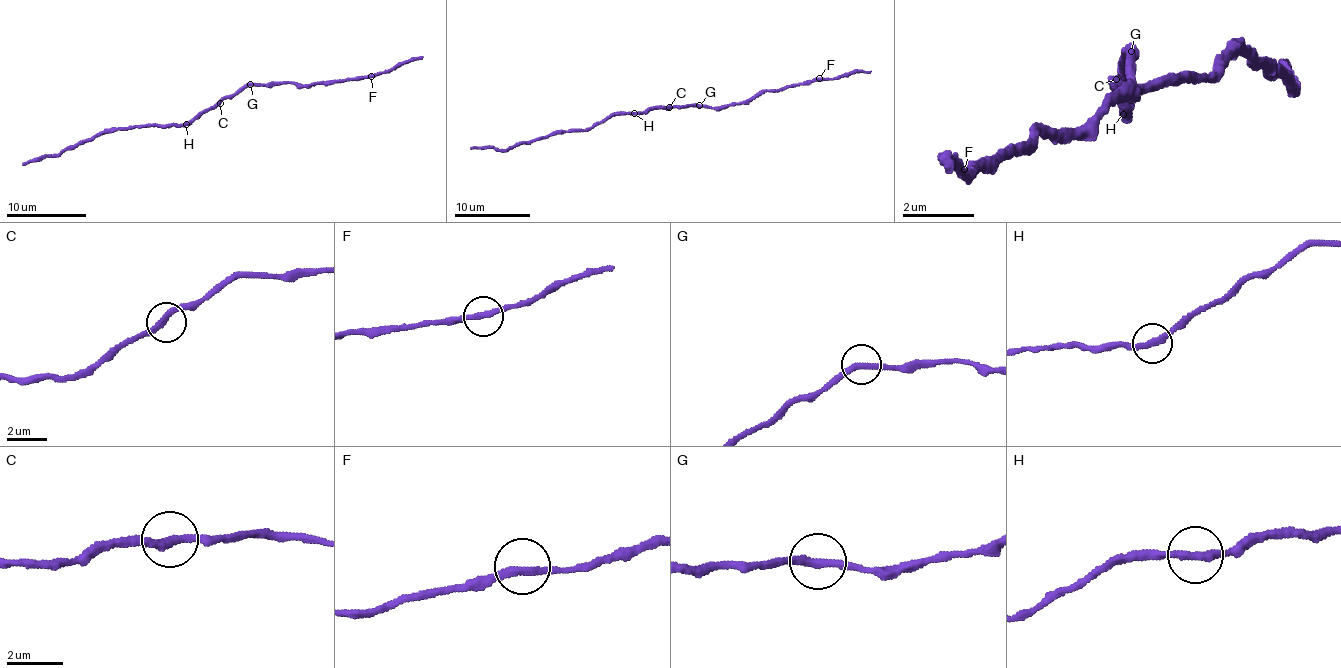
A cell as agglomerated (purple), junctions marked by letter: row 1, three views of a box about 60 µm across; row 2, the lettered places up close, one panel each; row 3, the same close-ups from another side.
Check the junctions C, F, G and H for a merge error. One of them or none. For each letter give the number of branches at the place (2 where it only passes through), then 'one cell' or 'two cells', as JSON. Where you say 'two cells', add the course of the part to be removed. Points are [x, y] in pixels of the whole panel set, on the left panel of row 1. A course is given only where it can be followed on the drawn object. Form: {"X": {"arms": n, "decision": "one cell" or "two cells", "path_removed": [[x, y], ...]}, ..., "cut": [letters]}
{"C": {"arms": 2, "decision": "one cell"}, "F": {"arms": 2, "decision": "one cell"}, "G": {"arms": 2, "decision": "one cell"}, "H": {"arms": 2, "decision": "one cell"}, "cut": []}

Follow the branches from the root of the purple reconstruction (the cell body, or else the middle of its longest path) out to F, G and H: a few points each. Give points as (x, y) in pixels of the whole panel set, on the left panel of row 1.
F: (218, 100), (232, 97), (248, 85), (288, 82), (307, 85), (371, 76)
G: (218, 100), (232, 97), (250, 84)
H: (218, 100), (186, 125)

